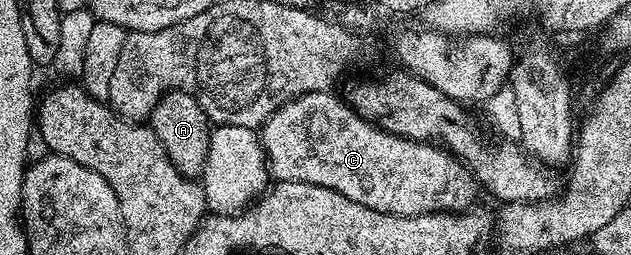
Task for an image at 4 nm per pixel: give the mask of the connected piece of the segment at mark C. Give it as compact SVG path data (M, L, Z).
M303 93L264 122L264 151L277 178L330 187L362 207L399 217L458 213L477 204L476 176L460 158L439 144L400 137L381 128L334 94Z

